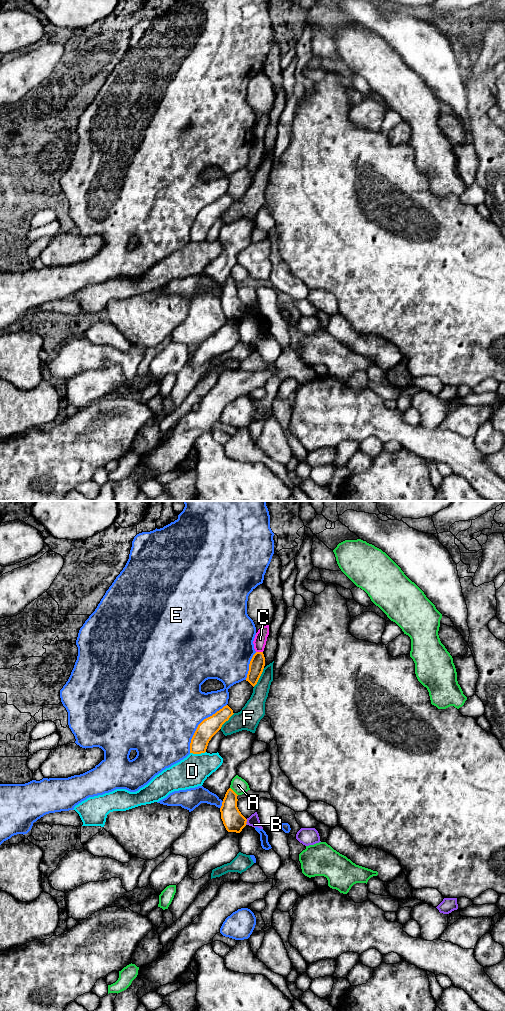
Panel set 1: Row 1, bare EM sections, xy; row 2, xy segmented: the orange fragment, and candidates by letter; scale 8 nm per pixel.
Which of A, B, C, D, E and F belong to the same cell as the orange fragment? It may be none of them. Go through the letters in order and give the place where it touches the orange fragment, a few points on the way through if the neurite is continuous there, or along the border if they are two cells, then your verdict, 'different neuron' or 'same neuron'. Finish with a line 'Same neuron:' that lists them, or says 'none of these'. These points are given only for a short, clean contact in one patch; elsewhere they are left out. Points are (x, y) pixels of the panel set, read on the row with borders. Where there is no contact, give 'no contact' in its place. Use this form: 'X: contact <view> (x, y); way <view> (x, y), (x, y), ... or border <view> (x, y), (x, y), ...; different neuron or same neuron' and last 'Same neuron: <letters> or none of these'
A: contact xy (233, 791); different neuron
B: contact xy (246, 821); border xy (247, 819), (246, 823); different neuron
C: contact xy (259, 652); border xy (256, 651), (262, 652); different neuron
D: contact xy (197, 753); different neuron
E: contact xy (198, 725); different neuron
F: contact xy (259, 677); different neuron
Same neuron: none of these

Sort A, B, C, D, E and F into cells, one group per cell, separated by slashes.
A / B / C / D / E / F

